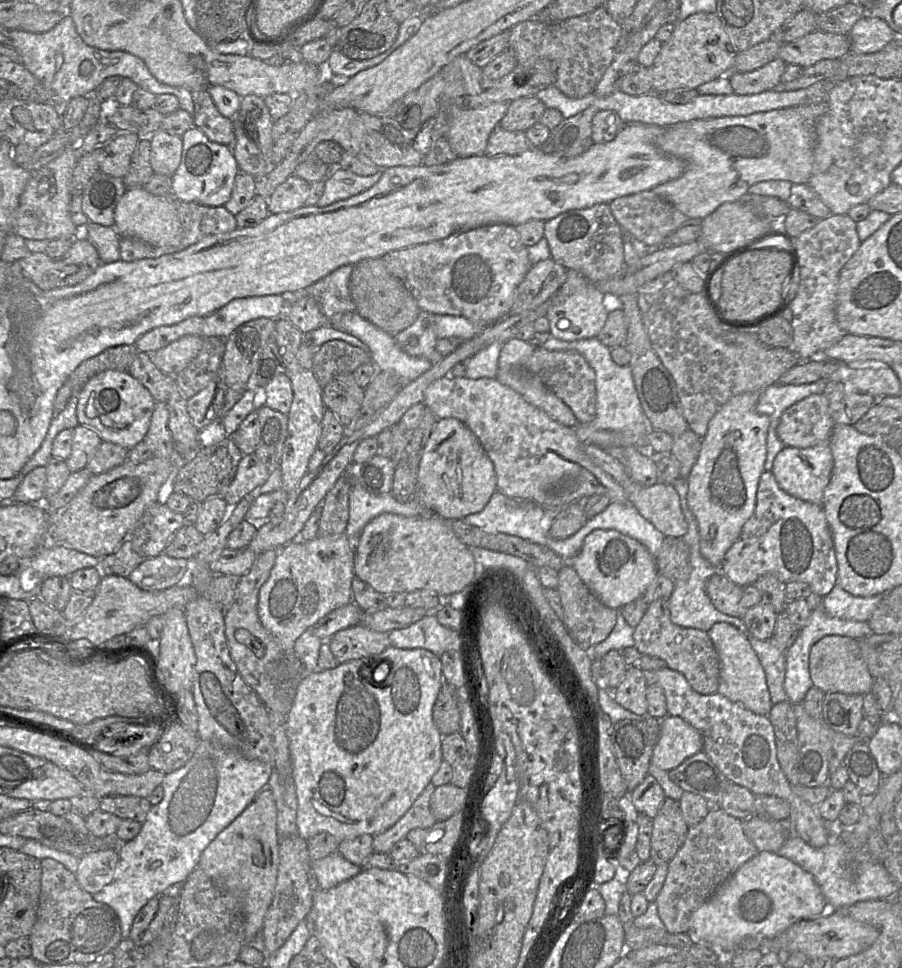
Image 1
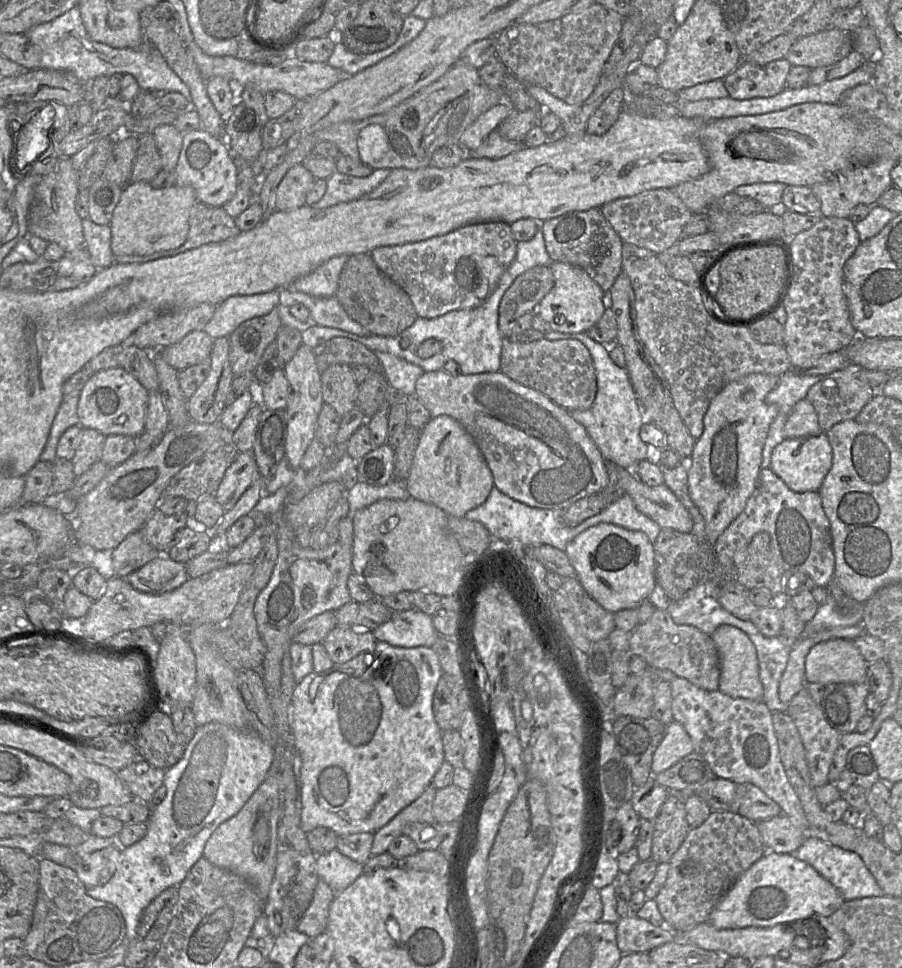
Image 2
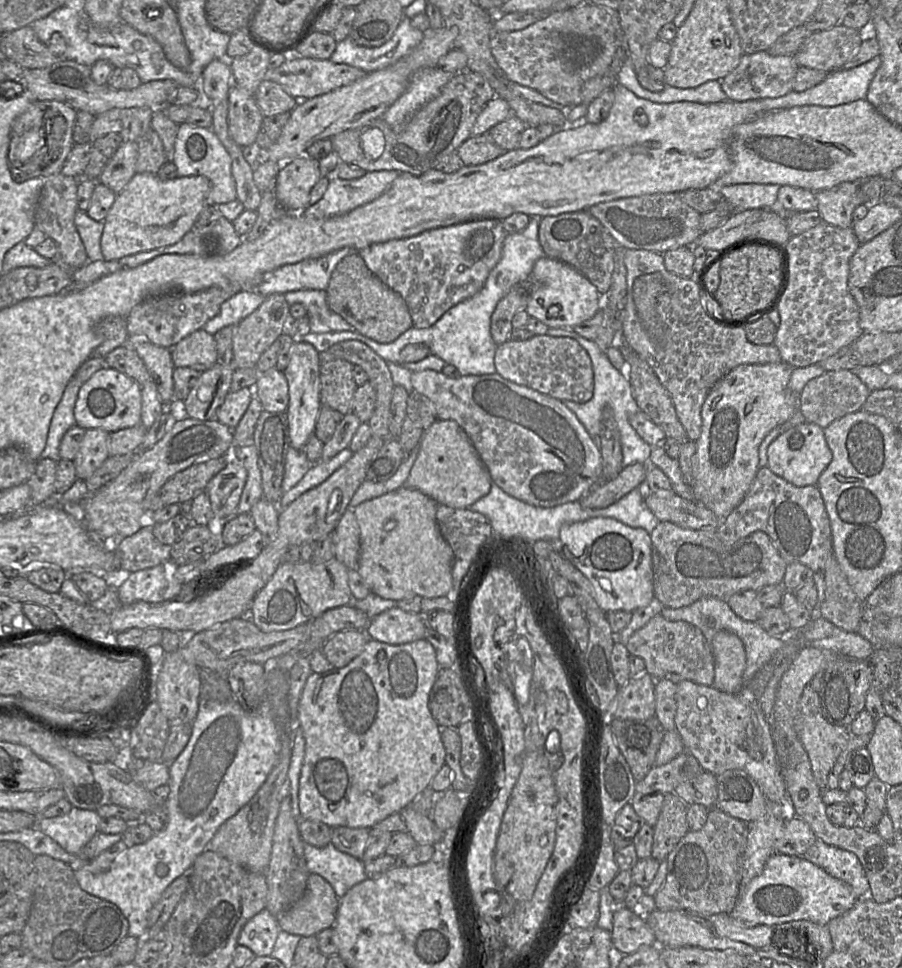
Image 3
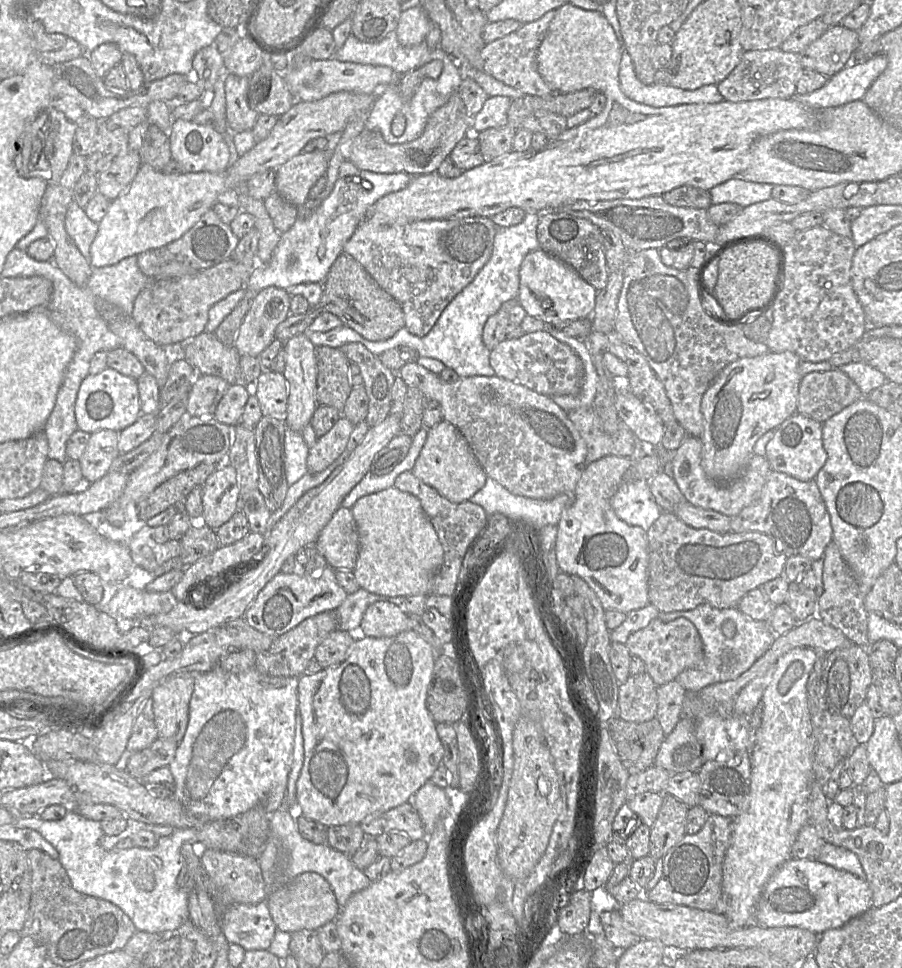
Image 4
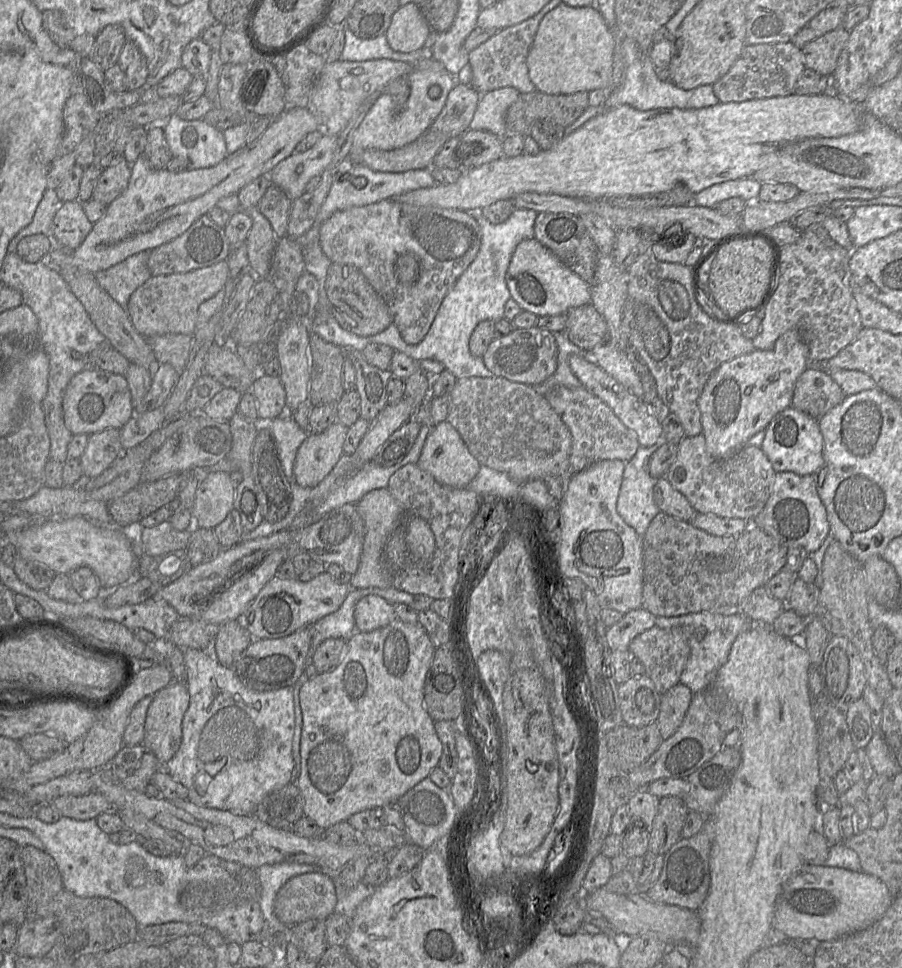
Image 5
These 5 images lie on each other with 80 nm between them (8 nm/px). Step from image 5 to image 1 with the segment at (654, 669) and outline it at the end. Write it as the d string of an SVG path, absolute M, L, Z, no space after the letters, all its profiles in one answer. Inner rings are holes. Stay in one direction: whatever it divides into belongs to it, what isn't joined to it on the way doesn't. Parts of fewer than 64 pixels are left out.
M658 599L648 606L641 621L634 628L634 647L642 655L664 660L668 668L683 674L696 692L703 695L718 692L720 660L711 638L702 630L675 625L671 621L668 600Z

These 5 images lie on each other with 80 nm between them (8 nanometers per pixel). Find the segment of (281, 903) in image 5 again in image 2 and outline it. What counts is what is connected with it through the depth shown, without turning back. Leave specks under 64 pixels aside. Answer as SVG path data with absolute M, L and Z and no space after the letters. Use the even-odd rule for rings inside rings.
M319 879L314 891L313 899L299 920L296 930L304 933L310 939L325 932L330 905L335 897L334 891L322 879Z

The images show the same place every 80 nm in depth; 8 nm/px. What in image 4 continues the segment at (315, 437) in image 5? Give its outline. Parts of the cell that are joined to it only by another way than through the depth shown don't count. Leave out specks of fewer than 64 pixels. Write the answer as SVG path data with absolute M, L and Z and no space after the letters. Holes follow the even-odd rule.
M341 416L329 432L319 437L315 445L309 448L308 472L323 471L342 454L354 426L349 419Z

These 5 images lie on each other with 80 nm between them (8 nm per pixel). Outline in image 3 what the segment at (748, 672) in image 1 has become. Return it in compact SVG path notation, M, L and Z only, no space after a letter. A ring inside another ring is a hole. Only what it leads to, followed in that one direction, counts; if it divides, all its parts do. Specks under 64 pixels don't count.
M720 630L711 646L715 660L713 686L726 693L740 694L746 685L743 680L746 653L742 640L732 632Z

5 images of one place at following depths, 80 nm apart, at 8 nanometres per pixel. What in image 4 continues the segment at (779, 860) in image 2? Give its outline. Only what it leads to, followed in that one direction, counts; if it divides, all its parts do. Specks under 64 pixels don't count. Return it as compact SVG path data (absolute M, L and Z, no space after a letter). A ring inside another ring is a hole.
M792 856L765 885L755 910L755 920L767 928L795 926L821 934L843 926L872 906L872 890L867 880L815 859Z

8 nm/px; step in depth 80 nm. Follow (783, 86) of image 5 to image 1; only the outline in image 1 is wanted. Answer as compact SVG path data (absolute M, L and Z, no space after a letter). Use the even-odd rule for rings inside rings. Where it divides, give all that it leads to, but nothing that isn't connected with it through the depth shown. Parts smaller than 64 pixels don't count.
M776 58L767 65L751 72L730 72L725 75L731 83L735 94L756 95L774 90L780 83L787 63Z

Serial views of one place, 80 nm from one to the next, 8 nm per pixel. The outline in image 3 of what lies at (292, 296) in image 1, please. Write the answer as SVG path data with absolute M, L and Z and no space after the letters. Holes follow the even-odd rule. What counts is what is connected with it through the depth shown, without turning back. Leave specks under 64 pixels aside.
M344 247L320 258L281 266L266 273L255 291L265 297L306 289L326 291L337 264L353 252L352 248Z

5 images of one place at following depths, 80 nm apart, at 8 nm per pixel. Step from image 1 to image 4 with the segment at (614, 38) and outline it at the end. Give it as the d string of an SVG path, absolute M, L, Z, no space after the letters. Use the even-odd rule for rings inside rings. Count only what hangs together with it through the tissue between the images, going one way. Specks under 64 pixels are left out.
M556 9L550 10L540 18L523 24L516 31L487 43L481 51L481 57L484 61L482 71L523 94L535 96L553 94L554 91L551 86L538 72L537 50L545 37L555 13Z

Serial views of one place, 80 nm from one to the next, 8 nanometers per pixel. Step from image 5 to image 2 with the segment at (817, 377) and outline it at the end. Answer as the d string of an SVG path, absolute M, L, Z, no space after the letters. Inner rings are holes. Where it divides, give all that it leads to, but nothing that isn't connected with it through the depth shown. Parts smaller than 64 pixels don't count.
M860 366L846 367L824 376L814 384L807 392L806 399L813 405L819 425L825 433L835 424L853 420L876 395L876 390L854 375L856 368Z

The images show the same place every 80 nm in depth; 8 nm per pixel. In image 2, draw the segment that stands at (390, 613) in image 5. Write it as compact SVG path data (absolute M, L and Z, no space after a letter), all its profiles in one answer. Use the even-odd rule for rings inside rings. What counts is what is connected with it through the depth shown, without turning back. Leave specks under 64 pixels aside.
M418 609L394 612L389 621L372 632L377 642L403 648L432 647L439 635L433 626L431 615Z

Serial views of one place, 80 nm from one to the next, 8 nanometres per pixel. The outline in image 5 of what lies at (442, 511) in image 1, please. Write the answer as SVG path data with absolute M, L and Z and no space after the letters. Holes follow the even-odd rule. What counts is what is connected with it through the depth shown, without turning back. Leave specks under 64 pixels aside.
M448 421L432 426L417 464L441 484L454 488L468 487L481 467L481 464L472 455L460 433Z

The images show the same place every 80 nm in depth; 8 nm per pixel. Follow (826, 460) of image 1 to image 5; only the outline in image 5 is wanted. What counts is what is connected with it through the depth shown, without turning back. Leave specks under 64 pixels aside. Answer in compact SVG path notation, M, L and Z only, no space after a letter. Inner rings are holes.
M794 407L779 412L765 428L761 450L769 459L774 471L814 475L823 465L823 436L818 420Z

